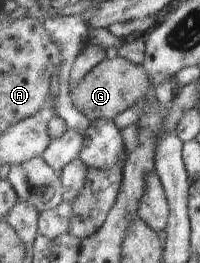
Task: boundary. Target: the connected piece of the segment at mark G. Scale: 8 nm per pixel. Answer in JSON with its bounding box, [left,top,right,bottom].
[72,55,155,121]

